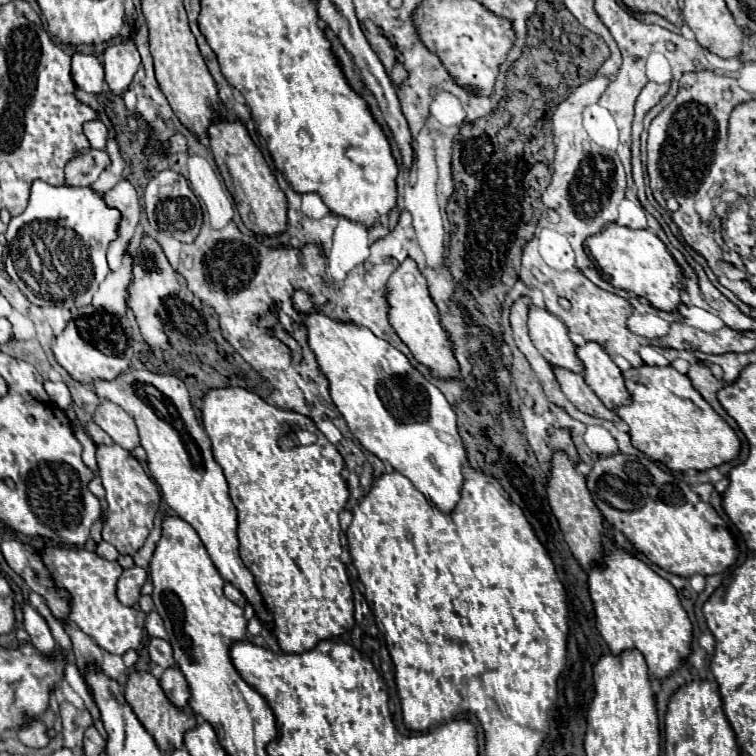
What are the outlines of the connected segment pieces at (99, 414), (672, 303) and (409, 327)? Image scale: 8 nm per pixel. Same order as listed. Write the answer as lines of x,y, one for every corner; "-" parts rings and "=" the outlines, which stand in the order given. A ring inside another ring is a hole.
104,400
98,410
94,412
94,422
112,436
116,444
120,444
126,450
134,450
138,446
138,428
134,418
118,404
=
610,224
602,232
586,238
584,246
588,246
588,252
600,268
602,276
616,288
646,298
654,308
662,312
674,312
680,306
682,268
652,230
632,230
618,224
=
404,260
398,270
388,280
388,304
390,304
390,324
410,348
414,358
426,364
440,378
454,378
458,374
458,362
452,356
448,334
440,328
440,318
434,302
428,296
428,286
414,260

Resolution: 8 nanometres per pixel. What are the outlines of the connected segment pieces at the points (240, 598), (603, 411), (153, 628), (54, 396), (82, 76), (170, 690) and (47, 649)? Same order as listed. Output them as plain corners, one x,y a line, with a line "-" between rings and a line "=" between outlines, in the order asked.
226,582
226,584
224,584
224,594
226,594
226,598
228,598
228,600
232,600
234,604
238,604
240,608
244,608
244,606
246,606
246,598
244,598
244,594
242,594
234,584
=
554,368
554,374
562,386
562,392
568,396
568,400
582,412
594,416
594,418
602,418
602,420
610,420
610,422
620,422
618,414
608,410
598,396
594,396
594,392
590,392
590,386
584,382
584,378
580,374
574,374
570,370
562,370
562,368
=
152,610
146,618
146,630
150,636
156,636
156,638
162,638
162,640
168,640
168,634
164,630
164,624
162,624
162,618
158,616
156,610
=
46,380
46,382
44,382
44,390
48,392
50,400
52,400
58,408
66,410
66,408
72,404
70,390
66,388
66,384
64,384
64,382
50,382
50,380
=
72,54
72,80
78,88
98,94
106,88
104,84
104,68
102,62
94,54
=
170,666
164,670
164,674
160,678
160,686
174,706
178,706
178,708
188,706
188,698
190,698
188,684
186,684
186,678
178,666
=
26,604
22,610
24,610
24,628
30,634
34,648
42,652
46,658
52,658
52,654
56,652
56,642
50,634
46,620
30,604

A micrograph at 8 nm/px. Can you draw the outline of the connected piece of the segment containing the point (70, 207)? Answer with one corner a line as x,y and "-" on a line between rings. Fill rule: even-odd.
34,180
26,210
14,216
6,230
6,272
28,298
36,294
52,302
72,298
78,304
90,304
92,294
108,274
106,250
118,238
120,218
120,210
110,208
102,194
90,186
52,186
-
84,260
90,260
92,266
84,266

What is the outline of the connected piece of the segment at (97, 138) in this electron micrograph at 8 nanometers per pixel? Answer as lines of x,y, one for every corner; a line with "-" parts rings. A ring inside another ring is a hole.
92,120
84,124
84,134
90,140
90,146
96,150
104,150
106,148
106,138
108,138
108,130
100,120

